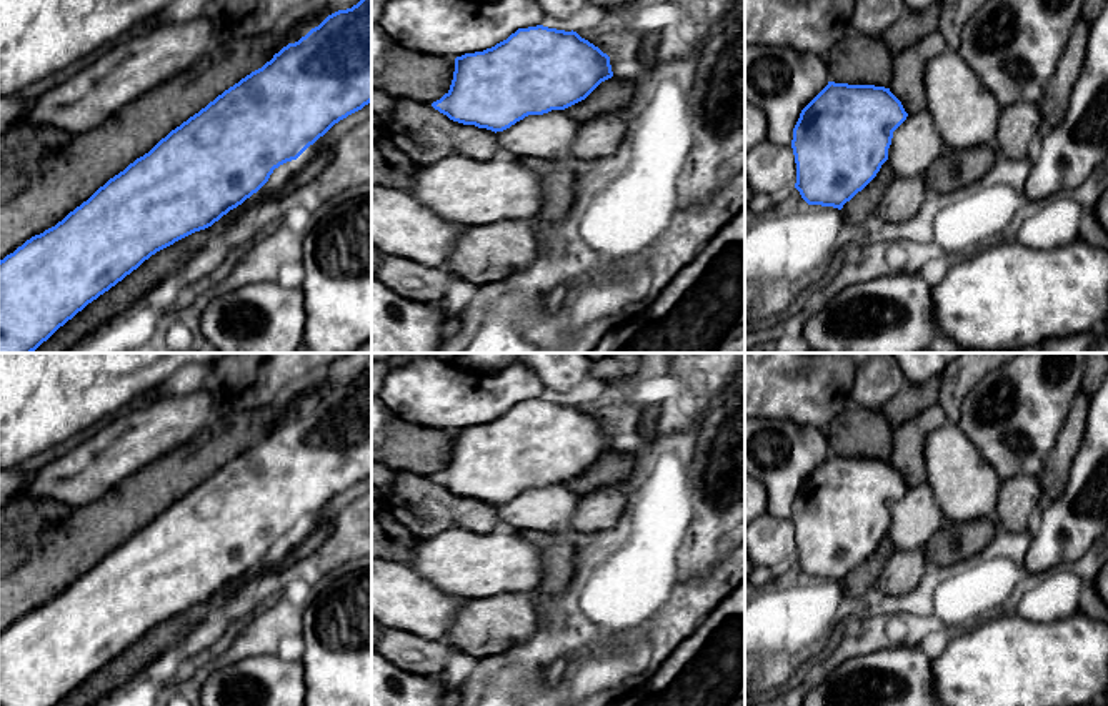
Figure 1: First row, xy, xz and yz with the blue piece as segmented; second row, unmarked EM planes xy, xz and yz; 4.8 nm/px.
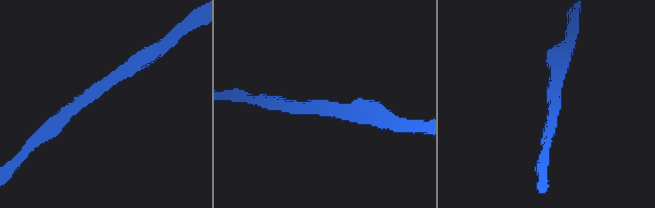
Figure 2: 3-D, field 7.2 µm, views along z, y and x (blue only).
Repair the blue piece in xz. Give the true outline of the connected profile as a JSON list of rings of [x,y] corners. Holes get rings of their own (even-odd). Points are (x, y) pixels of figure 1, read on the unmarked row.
[[[537,398],[518,401],[483,425],[457,430],[450,463],[432,480],[453,495],[497,506],[528,488],[565,483],[611,450],[610,430],[576,405]]]

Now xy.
[[[372,360],[357,378],[328,388],[298,415],[283,420],[262,441],[225,463],[148,526],[110,551],[62,594],[0,633],[0,706],[55,706],[152,628],[212,599],[242,578],[268,554],[275,541],[297,533],[335,496],[370,475]]]

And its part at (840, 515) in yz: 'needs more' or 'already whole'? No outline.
already whole

